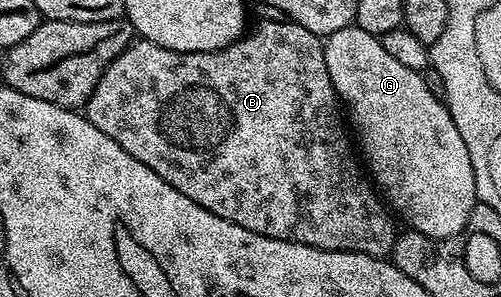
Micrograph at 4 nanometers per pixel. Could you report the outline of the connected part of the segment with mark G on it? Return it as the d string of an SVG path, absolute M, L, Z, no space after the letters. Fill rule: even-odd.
M357 26L336 30L336 34L325 37L324 43L328 78L332 78L332 86L348 113L349 123L352 128L354 123L354 128L358 131L358 140L362 143L361 155L369 179L376 185L385 203L393 209L401 223L402 220L406 223L407 229L437 240L461 237L467 231L470 212L478 200L476 178L468 146L464 146L464 138L460 138L460 130L456 130L456 122L452 122L445 103L432 90L428 90L422 73L408 70L408 66L396 62L396 58L384 51L379 37L368 34Z

